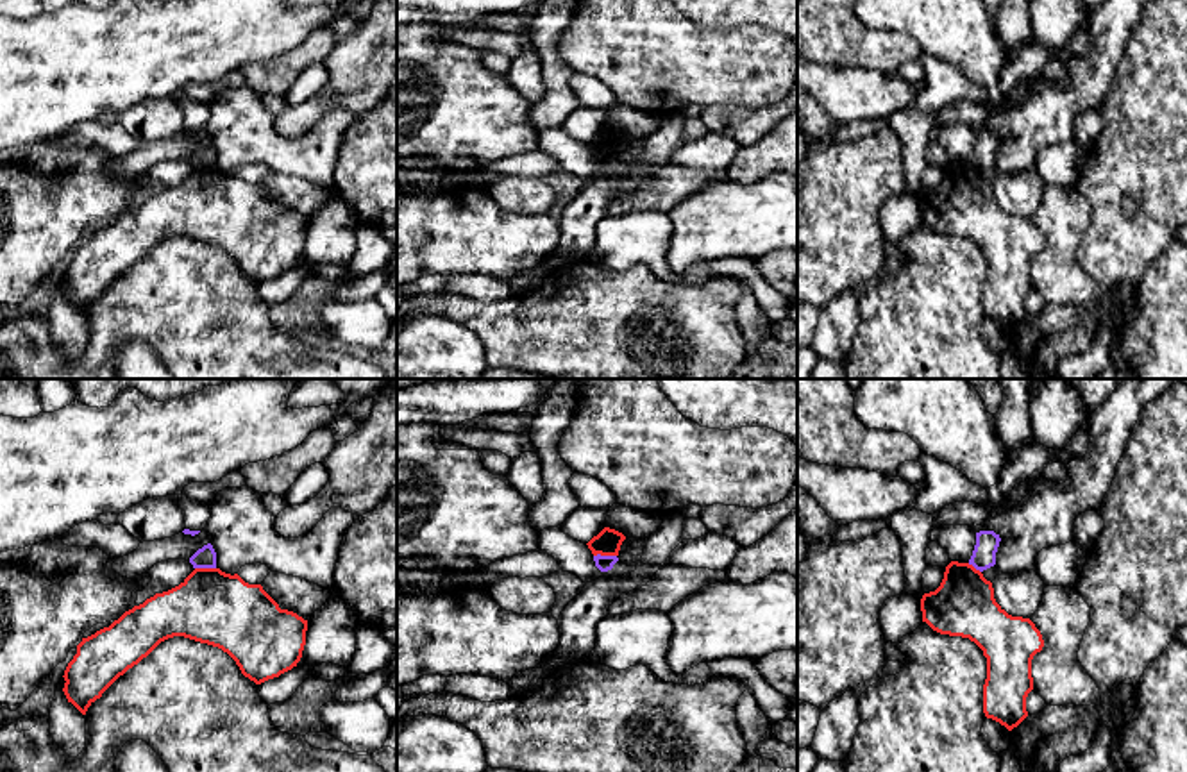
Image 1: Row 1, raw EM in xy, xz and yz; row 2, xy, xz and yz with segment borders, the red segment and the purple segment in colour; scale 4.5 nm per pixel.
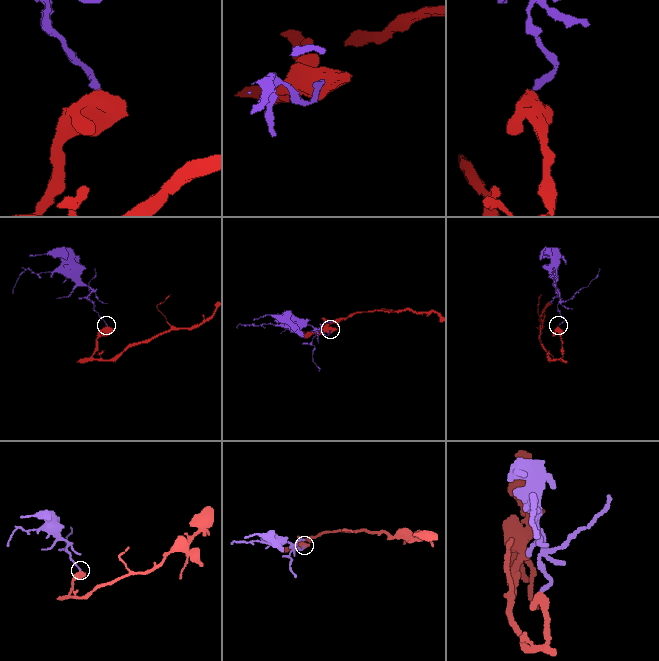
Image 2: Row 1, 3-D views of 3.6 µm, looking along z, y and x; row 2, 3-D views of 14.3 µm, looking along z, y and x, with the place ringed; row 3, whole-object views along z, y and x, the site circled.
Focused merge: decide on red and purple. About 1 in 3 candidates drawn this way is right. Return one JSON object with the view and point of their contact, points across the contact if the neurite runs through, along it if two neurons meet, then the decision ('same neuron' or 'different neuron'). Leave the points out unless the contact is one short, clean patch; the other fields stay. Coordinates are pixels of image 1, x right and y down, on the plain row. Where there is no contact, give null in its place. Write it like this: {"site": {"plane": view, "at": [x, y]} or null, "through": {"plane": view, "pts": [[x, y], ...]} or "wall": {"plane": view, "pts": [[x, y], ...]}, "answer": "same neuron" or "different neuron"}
{"site": {"plane": "xz", "at": [605, 154]}, "wall": {"plane": "xz", "pts": [[615, 154], [594, 156]]}, "answer": "different neuron"}

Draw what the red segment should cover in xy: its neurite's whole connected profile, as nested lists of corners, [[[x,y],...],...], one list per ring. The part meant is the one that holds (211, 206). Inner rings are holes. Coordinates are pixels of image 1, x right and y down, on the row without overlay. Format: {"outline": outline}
{"outline": [[[195,168],[179,186],[156,193],[125,211],[109,227],[82,238],[64,270],[64,295],[82,315],[129,268],[147,257],[161,241],[184,236],[227,252],[241,273],[261,284],[297,266],[306,245],[307,220],[281,209],[261,184],[248,184],[238,173],[220,168]]]}

